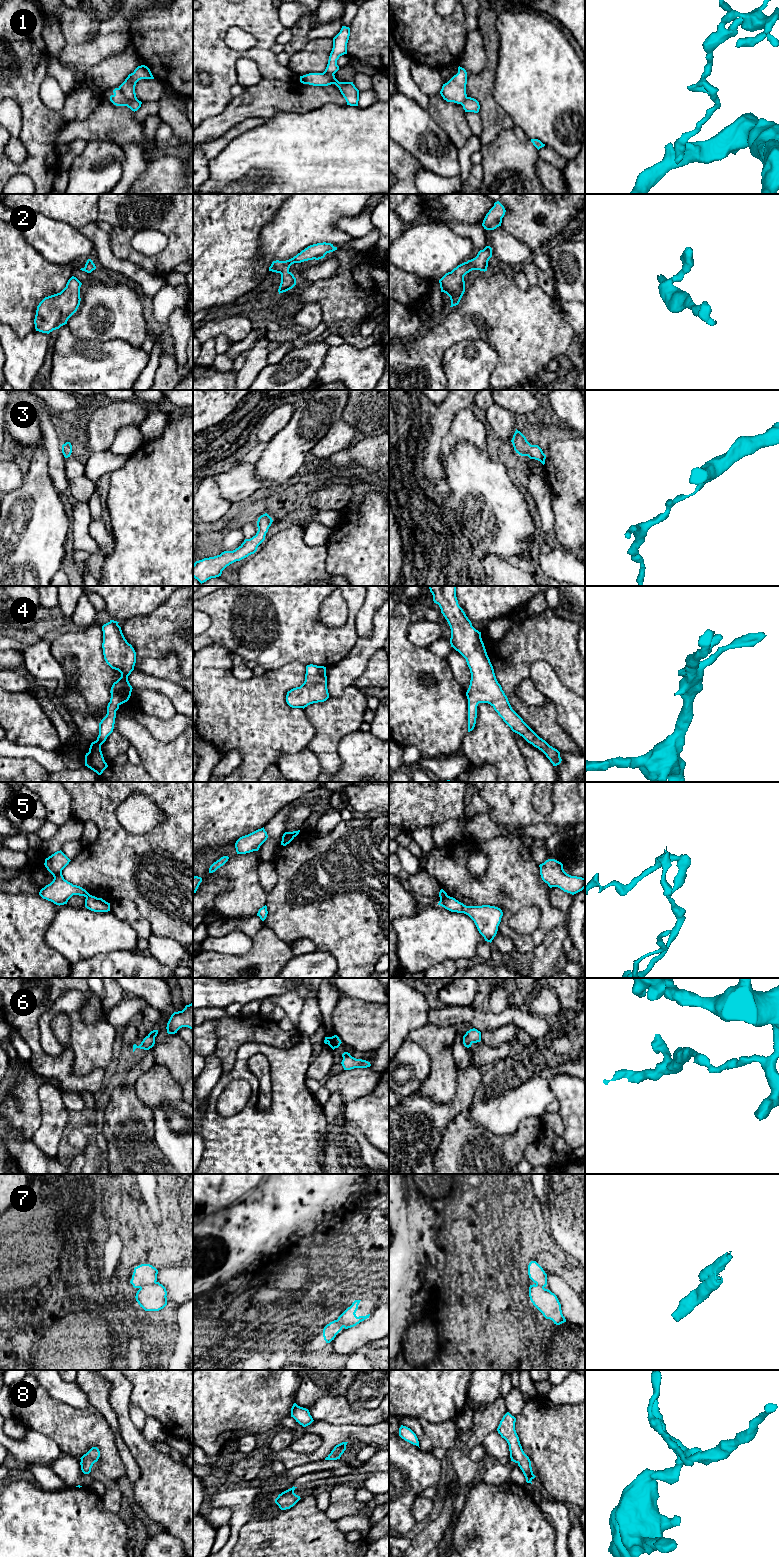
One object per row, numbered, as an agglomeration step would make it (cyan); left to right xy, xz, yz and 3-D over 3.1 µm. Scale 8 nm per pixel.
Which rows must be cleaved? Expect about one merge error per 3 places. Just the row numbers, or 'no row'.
5, 7

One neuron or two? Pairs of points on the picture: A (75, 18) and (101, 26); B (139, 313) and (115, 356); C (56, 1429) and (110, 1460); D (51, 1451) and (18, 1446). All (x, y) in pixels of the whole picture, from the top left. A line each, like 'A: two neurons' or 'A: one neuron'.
A: two neurons
B: two neurons
C: one neuron
D: one neuron

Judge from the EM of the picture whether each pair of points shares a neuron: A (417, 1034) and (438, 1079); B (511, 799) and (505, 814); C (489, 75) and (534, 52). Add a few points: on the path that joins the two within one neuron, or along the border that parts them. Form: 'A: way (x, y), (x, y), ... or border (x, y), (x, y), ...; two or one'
A: way (428, 1044), (438, 1054), (438, 1068); one
B: way (511, 803), (505, 810); one
C: border (500, 48), (492, 94); two

